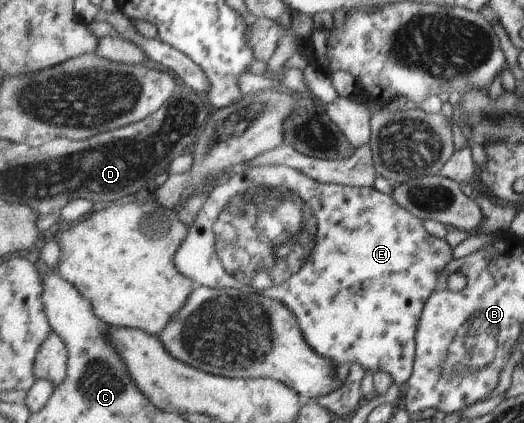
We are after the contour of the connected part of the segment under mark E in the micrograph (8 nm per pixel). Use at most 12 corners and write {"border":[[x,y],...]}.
{"border":[[287,166],[210,189],[176,255],[399,388],[444,238]]}

